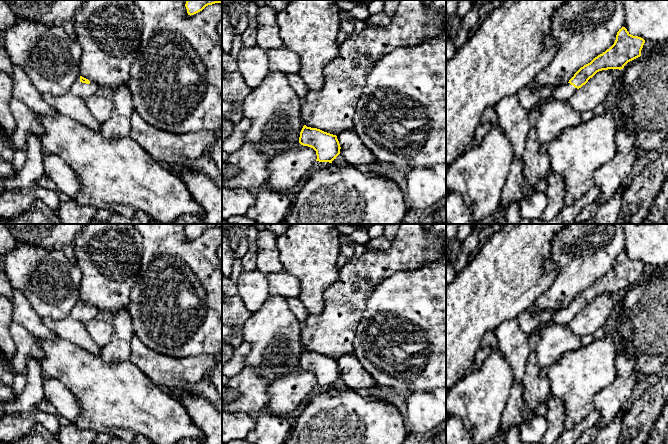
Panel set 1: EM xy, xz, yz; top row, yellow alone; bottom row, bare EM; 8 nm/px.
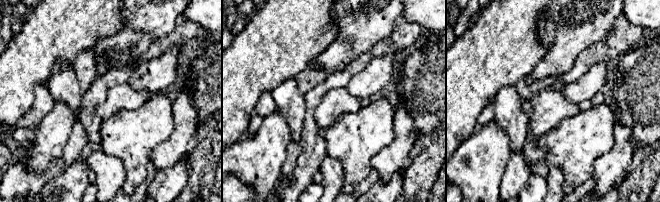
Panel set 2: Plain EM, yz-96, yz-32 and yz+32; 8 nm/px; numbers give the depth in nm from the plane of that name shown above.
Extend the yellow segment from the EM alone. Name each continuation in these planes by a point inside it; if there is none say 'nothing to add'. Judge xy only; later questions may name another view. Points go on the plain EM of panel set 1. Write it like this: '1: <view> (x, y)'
1: xy (82, 314)

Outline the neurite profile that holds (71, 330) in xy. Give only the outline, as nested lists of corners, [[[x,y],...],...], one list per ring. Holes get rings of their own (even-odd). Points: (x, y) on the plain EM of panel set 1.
[[[67,316],[55,320],[42,318],[44,325],[49,328],[57,337],[68,341],[92,354],[100,355],[101,348],[92,340],[84,323]]]

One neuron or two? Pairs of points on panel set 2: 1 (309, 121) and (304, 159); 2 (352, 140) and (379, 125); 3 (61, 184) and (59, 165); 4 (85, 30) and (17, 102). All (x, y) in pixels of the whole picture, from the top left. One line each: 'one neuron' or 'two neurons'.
1: one neuron
2: one neuron
3: two neurons
4: one neuron

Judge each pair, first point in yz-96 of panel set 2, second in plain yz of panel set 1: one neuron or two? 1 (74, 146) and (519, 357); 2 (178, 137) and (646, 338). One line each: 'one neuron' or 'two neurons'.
1: two neurons
2: two neurons

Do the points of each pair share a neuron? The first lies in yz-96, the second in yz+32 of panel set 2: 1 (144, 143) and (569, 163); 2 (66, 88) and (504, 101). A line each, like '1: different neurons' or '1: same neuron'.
1: same neuron
2: same neuron

